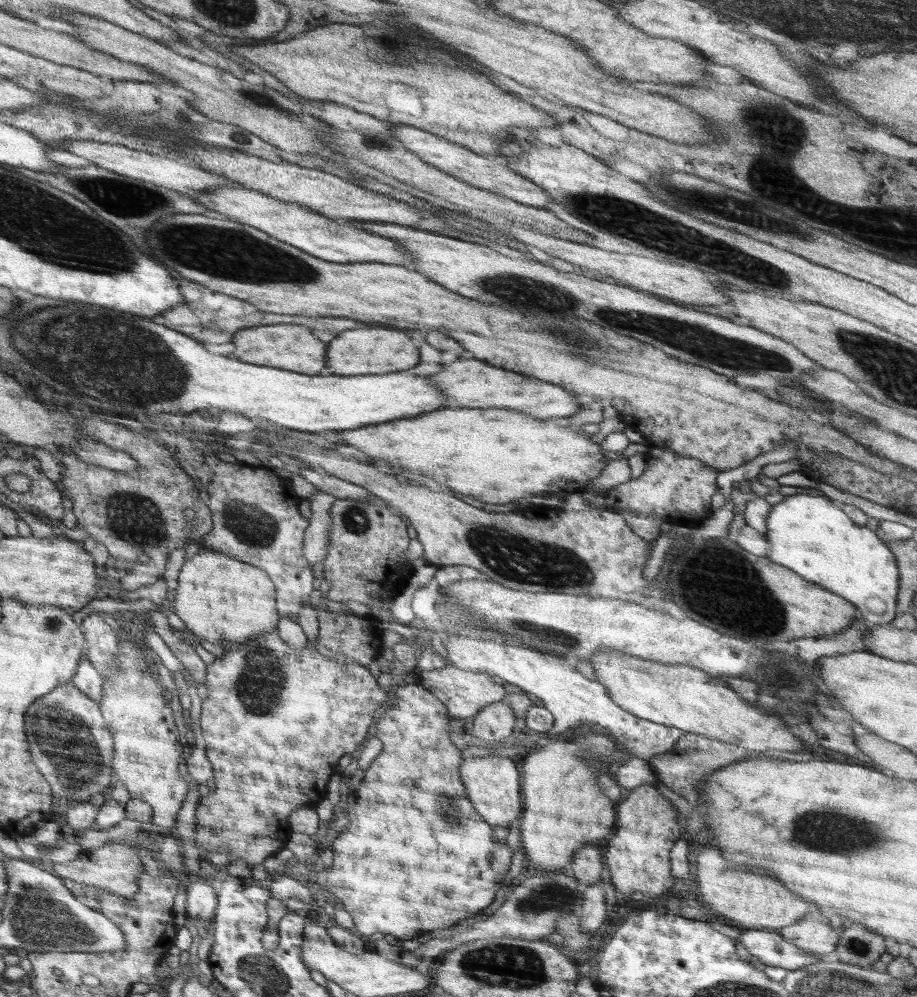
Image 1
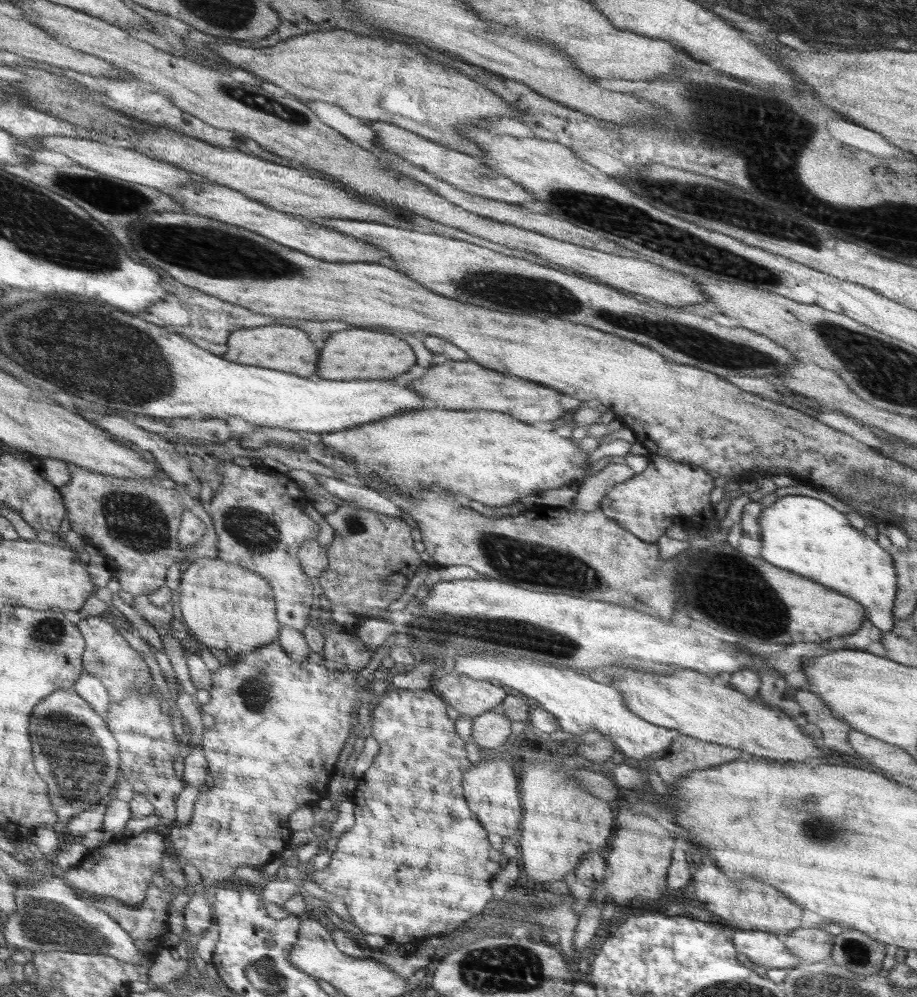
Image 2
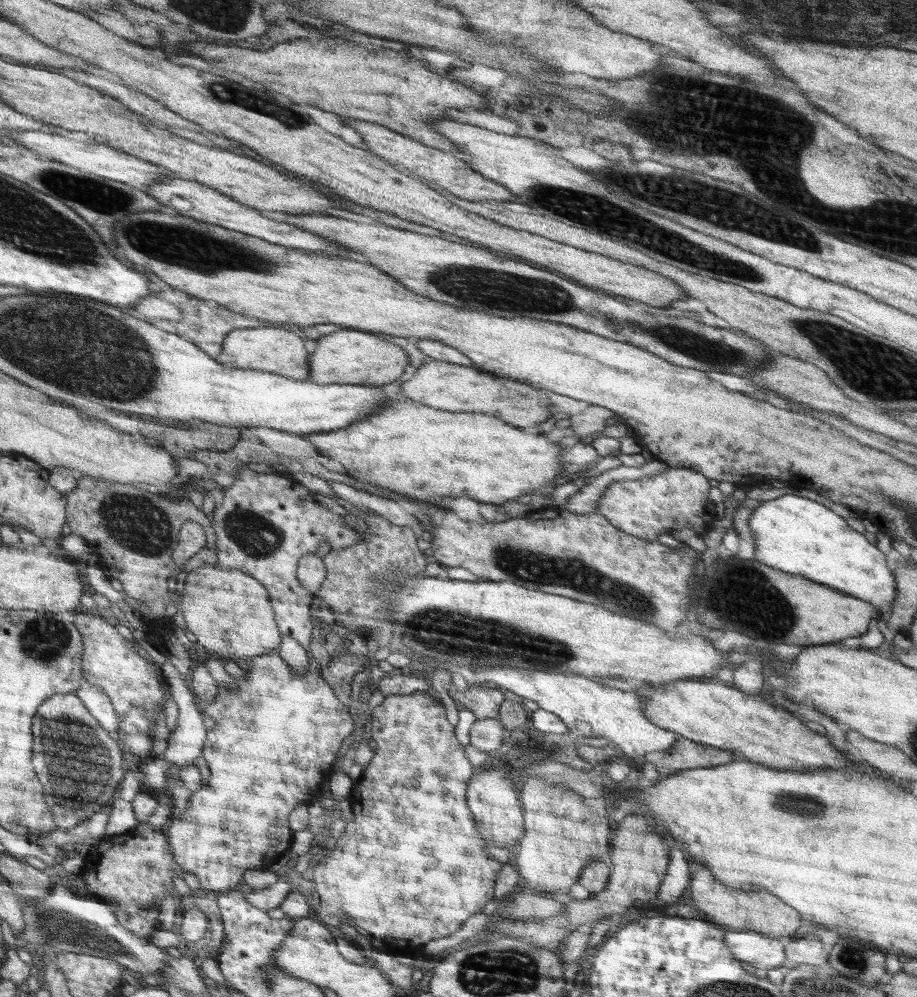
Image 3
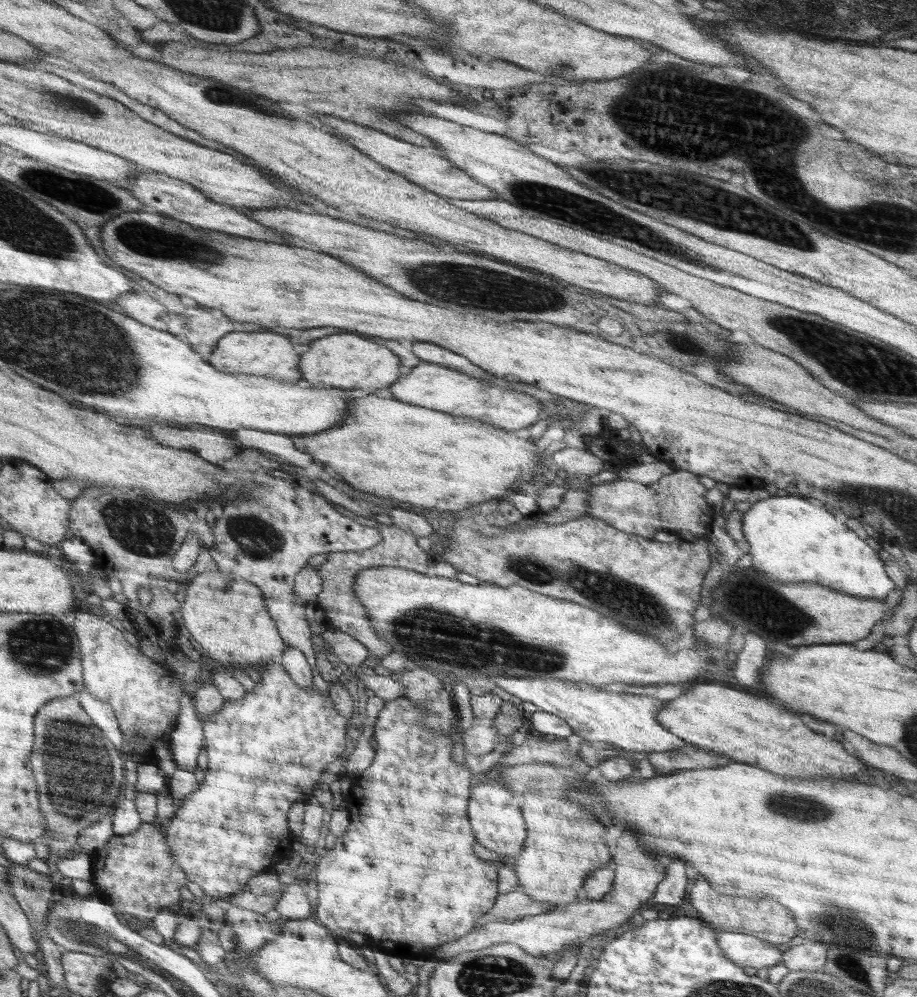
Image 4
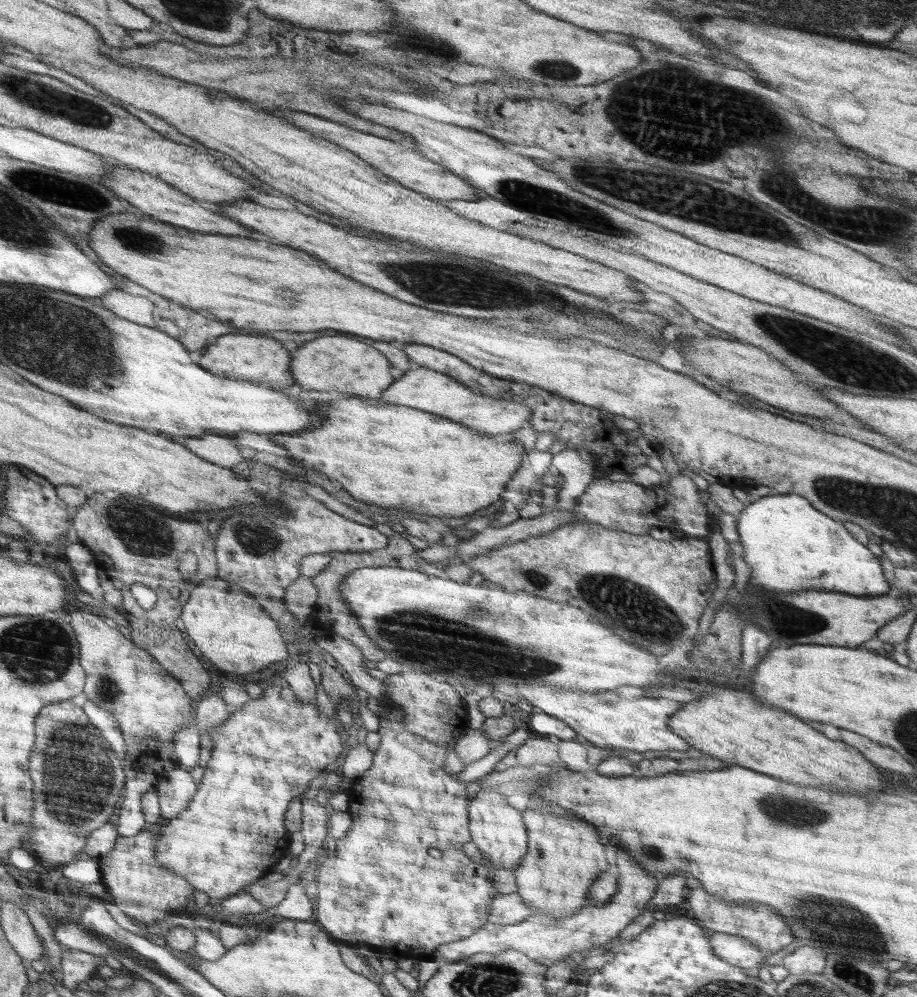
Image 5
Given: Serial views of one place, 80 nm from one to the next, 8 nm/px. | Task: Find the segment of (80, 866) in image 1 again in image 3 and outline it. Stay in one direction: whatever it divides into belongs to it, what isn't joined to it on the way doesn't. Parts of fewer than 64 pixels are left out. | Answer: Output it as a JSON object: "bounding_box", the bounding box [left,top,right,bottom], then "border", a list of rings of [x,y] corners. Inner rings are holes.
{"bounding_box":[73,823,185,914],"border":[[[142,823],[130,832],[121,835],[109,835],[102,838],[95,846],[90,847],[83,872],[73,877],[80,877],[84,882],[84,894],[97,897],[113,908],[121,908],[132,914],[149,910],[157,900],[163,901],[168,896],[176,895],[172,878],[174,876],[184,877],[185,870],[174,860],[167,839],[161,830],[155,830],[151,826]]]}

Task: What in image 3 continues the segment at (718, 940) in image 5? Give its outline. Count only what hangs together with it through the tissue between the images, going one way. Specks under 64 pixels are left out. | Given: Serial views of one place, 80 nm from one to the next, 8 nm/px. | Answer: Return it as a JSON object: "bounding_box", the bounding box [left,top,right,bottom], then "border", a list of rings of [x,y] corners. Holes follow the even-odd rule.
{"bounding_box":[724,932,784,968],"border":[[[728,932],[724,942],[740,962],[750,962],[756,968],[776,968],[784,964],[784,946],[758,932]]]}

